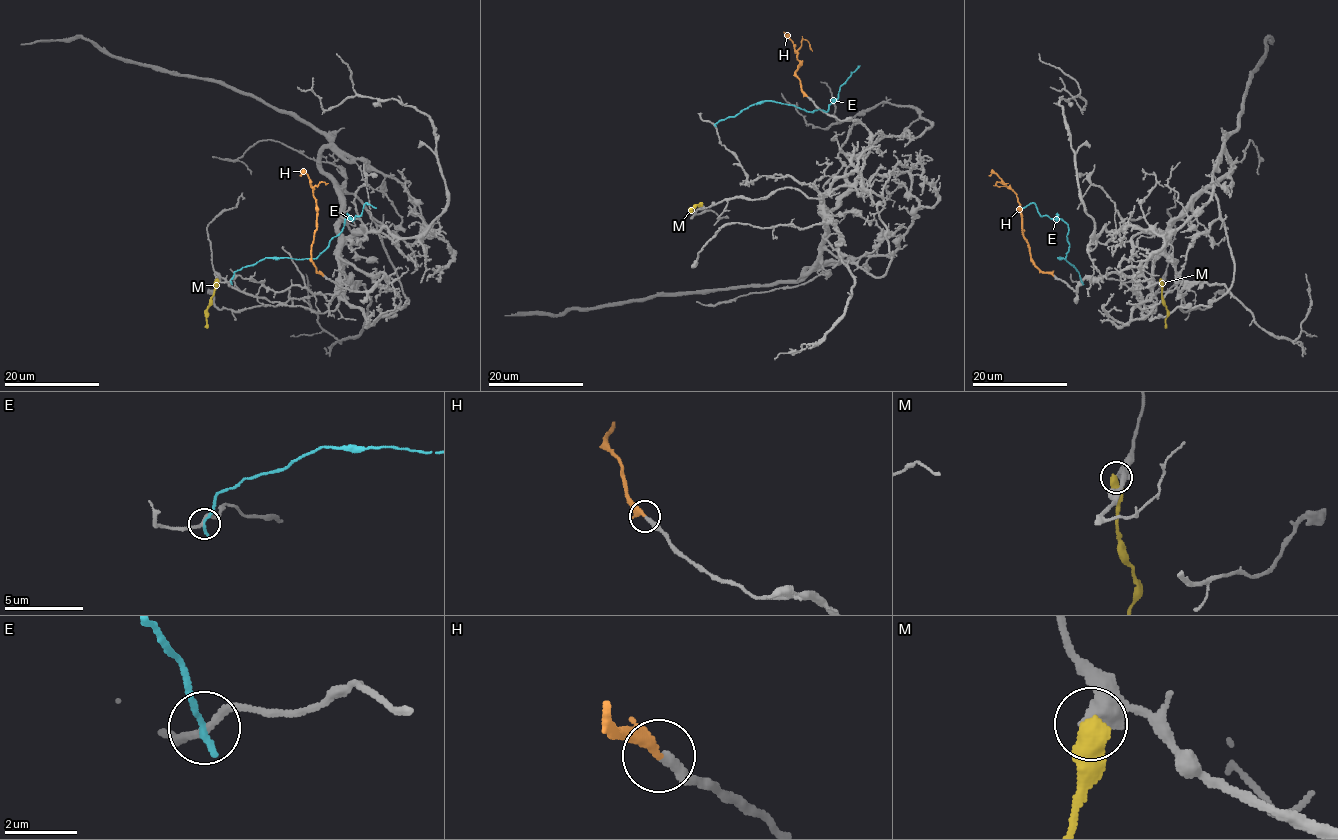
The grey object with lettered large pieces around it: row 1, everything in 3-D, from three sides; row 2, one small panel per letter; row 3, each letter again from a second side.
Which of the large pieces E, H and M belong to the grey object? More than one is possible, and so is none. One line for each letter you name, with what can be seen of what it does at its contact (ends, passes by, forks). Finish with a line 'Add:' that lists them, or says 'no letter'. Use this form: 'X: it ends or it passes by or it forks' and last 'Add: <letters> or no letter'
H: it passes by
Add: H

